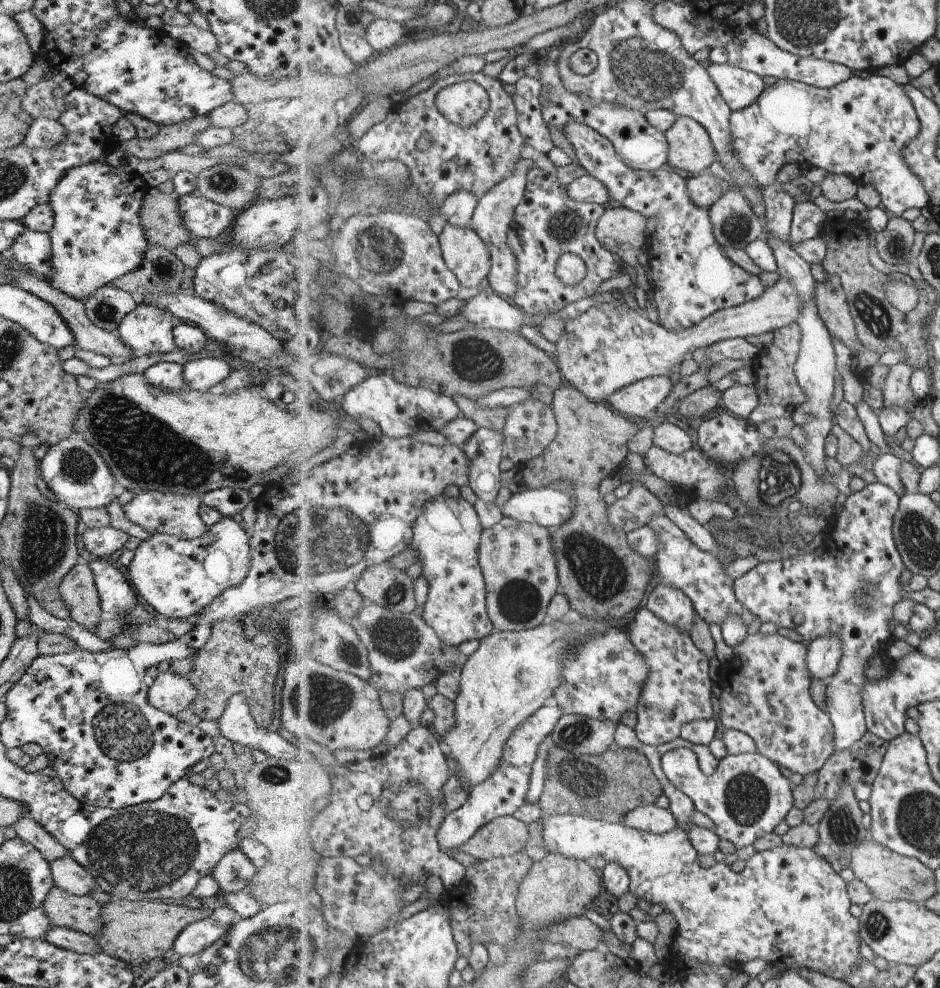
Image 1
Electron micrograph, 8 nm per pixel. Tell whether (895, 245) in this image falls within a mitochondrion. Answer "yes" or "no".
yes

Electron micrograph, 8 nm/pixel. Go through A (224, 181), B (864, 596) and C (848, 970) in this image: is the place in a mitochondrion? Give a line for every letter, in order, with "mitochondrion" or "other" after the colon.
A: mitochondrion
B: mitochondrion
C: other

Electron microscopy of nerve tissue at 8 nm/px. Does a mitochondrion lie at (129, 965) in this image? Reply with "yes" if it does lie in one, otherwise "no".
no

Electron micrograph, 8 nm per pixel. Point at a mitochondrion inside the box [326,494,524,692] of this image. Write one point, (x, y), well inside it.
(395, 640)

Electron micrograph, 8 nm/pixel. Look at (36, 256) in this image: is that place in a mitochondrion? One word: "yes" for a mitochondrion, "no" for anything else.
no

